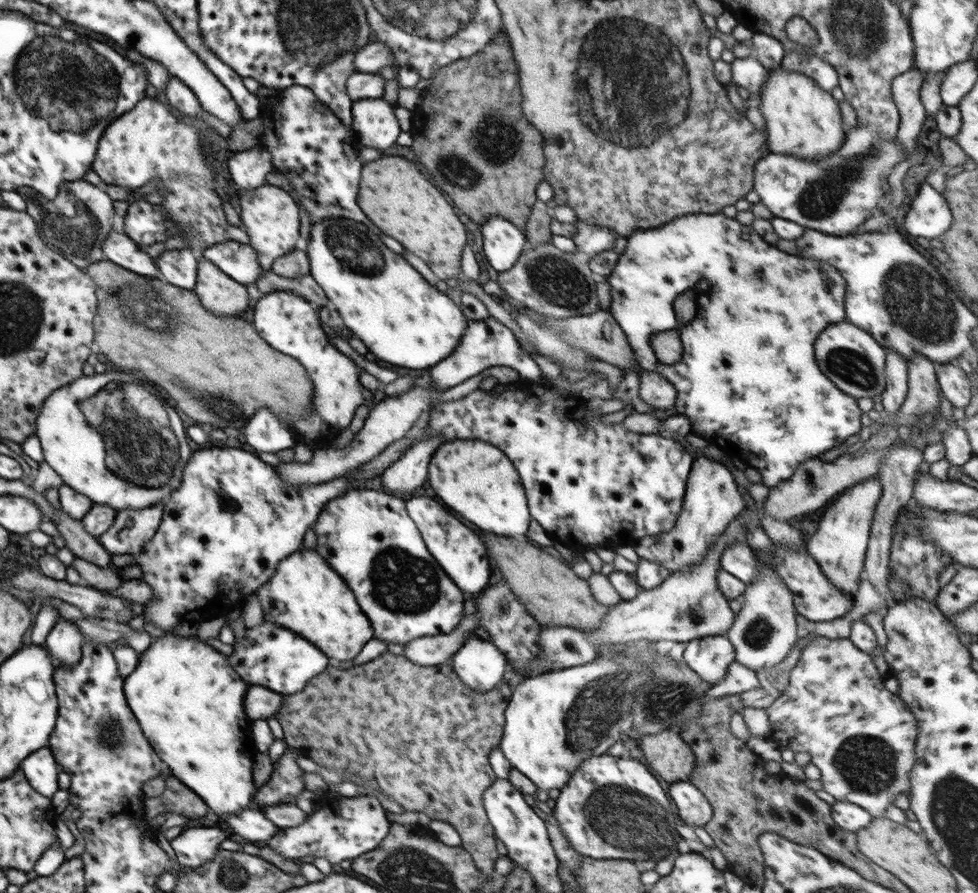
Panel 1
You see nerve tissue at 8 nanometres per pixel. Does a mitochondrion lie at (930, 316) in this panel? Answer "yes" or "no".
yes

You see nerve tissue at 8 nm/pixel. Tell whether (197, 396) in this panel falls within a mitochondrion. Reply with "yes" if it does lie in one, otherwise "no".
yes

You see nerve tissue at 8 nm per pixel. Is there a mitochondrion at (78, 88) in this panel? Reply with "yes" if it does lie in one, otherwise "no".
yes

